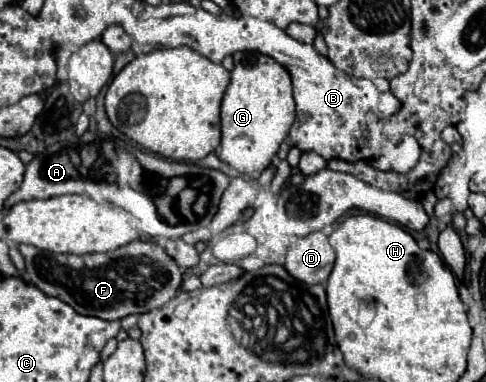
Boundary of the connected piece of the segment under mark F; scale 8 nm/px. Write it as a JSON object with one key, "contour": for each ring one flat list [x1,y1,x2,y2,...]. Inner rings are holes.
{"contour":[[136,240,108,254,54,254,20,244,26,260,26,276,44,294,68,302,78,314,120,320,128,314,144,314,172,300,182,284,182,270,168,258,166,250,154,242]]}

